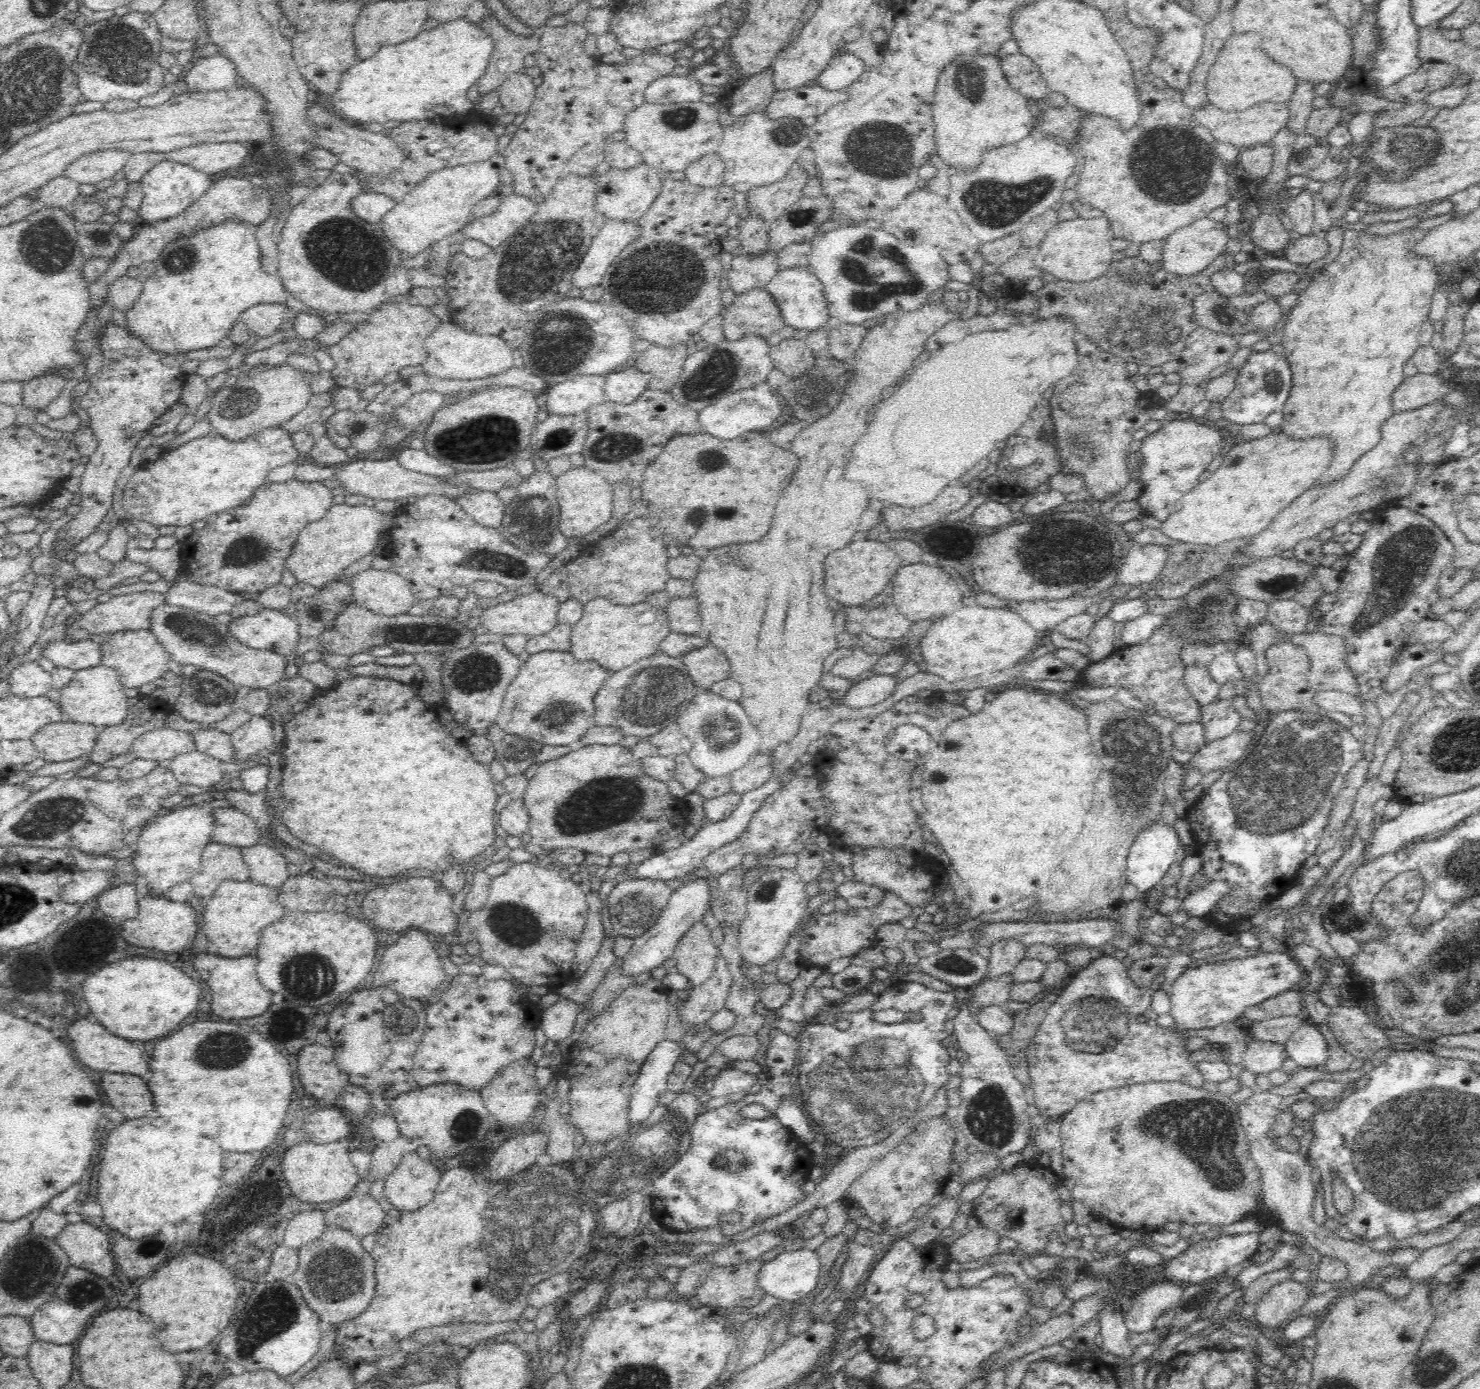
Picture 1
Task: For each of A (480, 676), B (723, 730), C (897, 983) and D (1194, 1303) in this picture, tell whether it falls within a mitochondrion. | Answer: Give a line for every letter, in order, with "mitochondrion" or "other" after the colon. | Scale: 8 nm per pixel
A: mitochondrion
B: mitochondrion
C: other
D: other

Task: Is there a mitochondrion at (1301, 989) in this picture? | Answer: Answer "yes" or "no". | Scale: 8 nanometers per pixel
no

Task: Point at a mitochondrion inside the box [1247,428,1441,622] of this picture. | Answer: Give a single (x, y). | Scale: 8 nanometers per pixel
(1283, 584)

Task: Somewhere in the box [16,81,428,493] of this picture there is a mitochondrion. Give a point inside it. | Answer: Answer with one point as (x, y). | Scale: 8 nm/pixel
(44, 251)

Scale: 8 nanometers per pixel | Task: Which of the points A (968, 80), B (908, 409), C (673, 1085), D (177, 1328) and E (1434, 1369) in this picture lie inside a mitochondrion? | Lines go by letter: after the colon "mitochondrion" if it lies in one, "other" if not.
A: mitochondrion
B: other
C: other
D: other
E: mitochondrion

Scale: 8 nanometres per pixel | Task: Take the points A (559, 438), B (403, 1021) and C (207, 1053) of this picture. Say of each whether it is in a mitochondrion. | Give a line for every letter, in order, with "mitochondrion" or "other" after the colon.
A: mitochondrion
B: mitochondrion
C: mitochondrion

